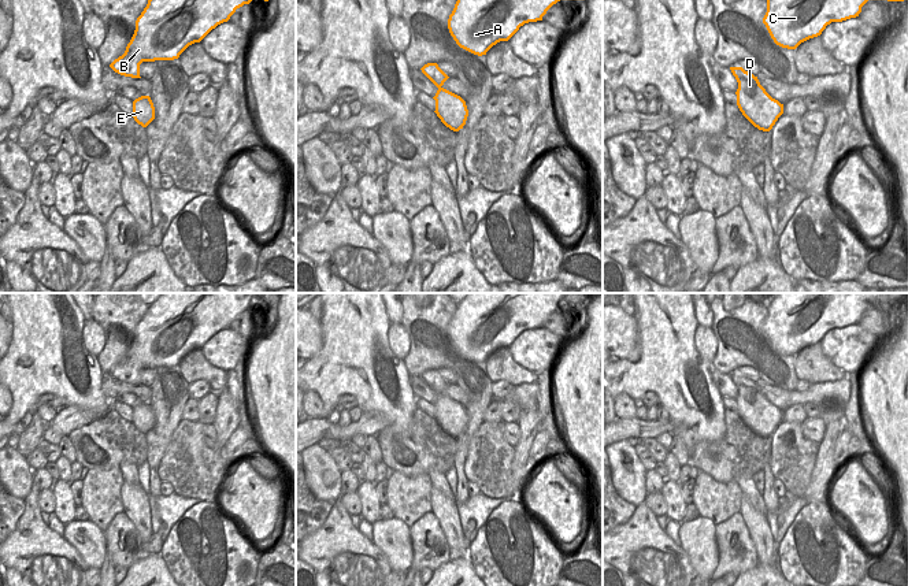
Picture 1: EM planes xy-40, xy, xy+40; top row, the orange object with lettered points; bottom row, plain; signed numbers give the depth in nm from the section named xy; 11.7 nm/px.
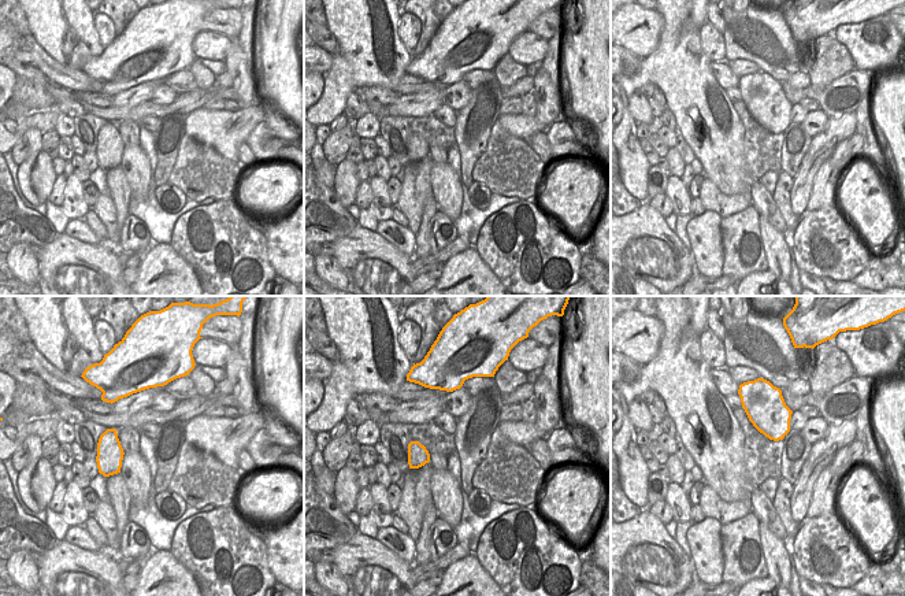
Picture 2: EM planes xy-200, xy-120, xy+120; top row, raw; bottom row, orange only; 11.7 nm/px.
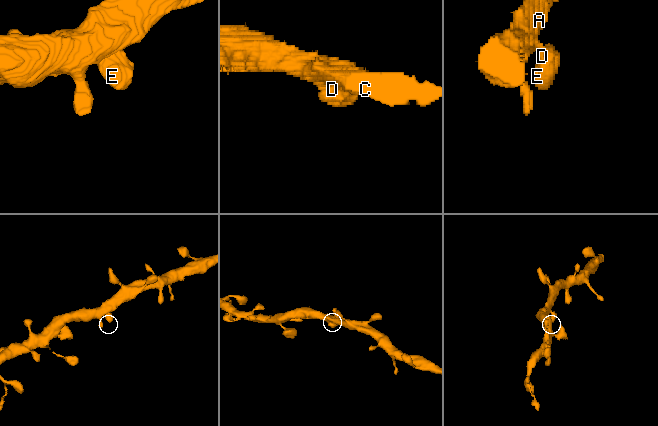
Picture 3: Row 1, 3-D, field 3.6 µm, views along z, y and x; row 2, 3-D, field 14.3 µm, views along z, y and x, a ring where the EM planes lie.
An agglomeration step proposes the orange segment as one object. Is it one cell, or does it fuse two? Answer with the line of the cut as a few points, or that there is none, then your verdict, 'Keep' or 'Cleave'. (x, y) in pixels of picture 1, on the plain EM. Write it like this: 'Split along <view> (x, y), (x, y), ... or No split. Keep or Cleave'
No split. Keep.

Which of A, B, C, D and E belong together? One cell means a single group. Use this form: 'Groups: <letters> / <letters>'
Groups: A B C D E.

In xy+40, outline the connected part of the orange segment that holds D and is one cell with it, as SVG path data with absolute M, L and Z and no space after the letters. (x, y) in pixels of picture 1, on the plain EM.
M730 374L738 389L737 412L742 422L759 437L770 438L783 420L783 411L772 405L757 383L742 374Z

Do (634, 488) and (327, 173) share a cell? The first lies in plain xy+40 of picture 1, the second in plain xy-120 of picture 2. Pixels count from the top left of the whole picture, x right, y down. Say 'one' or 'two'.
one

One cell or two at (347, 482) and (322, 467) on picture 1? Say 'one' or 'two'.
two

